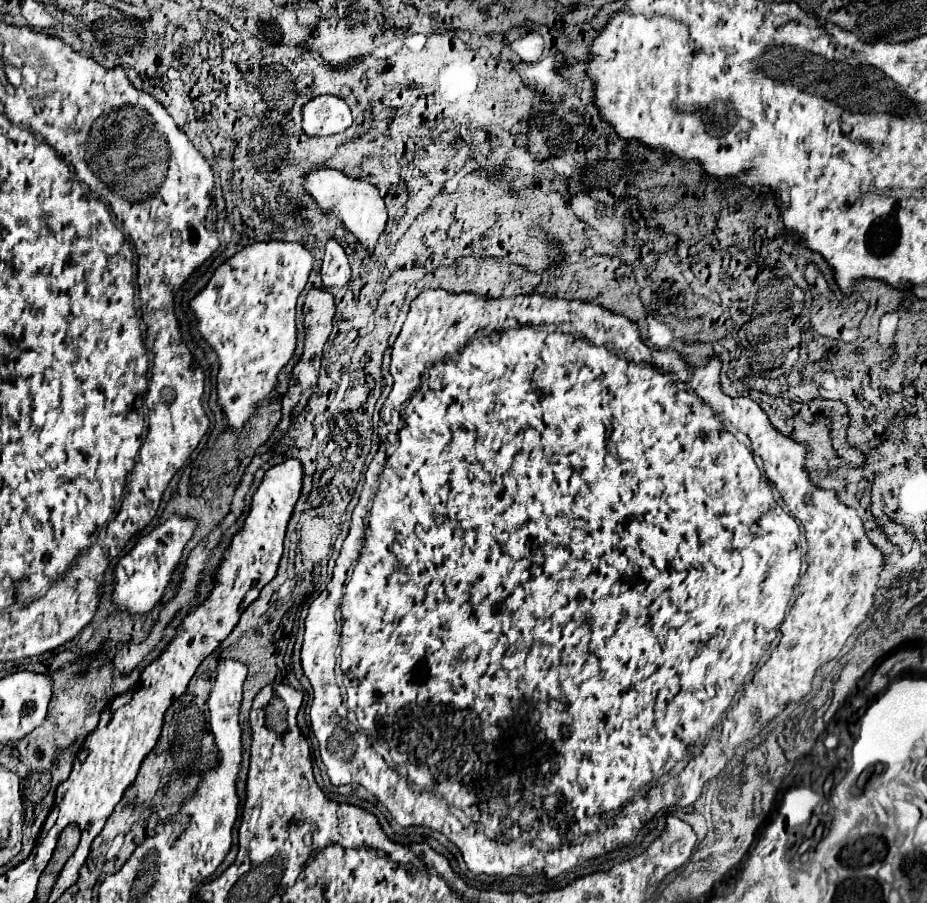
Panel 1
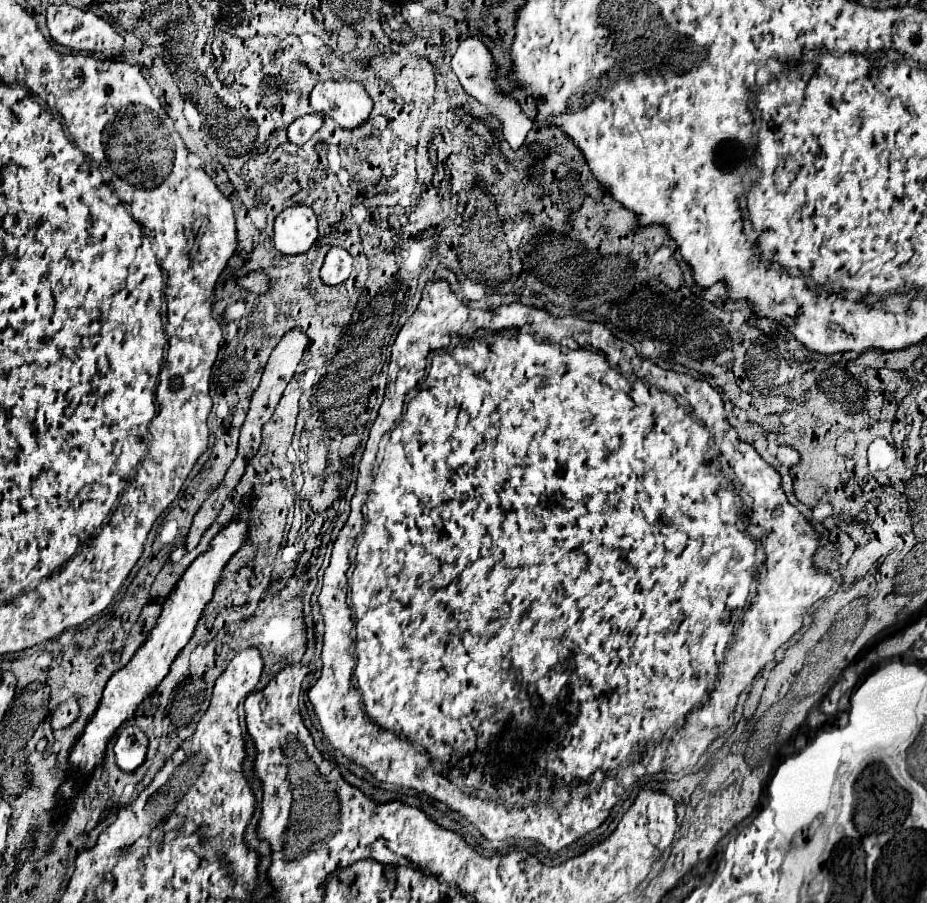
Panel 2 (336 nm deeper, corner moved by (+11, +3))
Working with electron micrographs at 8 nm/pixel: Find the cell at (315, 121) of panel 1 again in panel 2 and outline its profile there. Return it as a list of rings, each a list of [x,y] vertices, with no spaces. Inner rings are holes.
[[[323,80],[311,92],[311,108],[333,118],[341,128],[361,128],[373,110],[373,100],[361,82]]]

